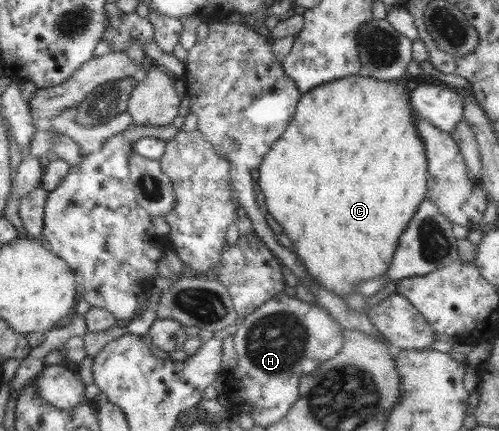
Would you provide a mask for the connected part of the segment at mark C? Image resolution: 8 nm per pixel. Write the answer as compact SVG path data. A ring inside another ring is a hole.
M359 74L332 80L301 95L293 119L286 126L283 134L273 143L258 166L257 186L263 192L265 206L267 206L266 212L270 221L275 227L283 229L283 232L290 238L293 244L293 253L304 264L306 271L310 272L308 275L317 284L338 294L344 300L346 294L360 291L363 280L375 280L376 277L381 277L387 272L400 236L415 216L419 203L426 198L429 173L425 145L418 135L414 123L414 120L418 117L416 114L411 107L410 92L405 89L405 85L399 85L395 80L381 81L371 76L362 77Z

